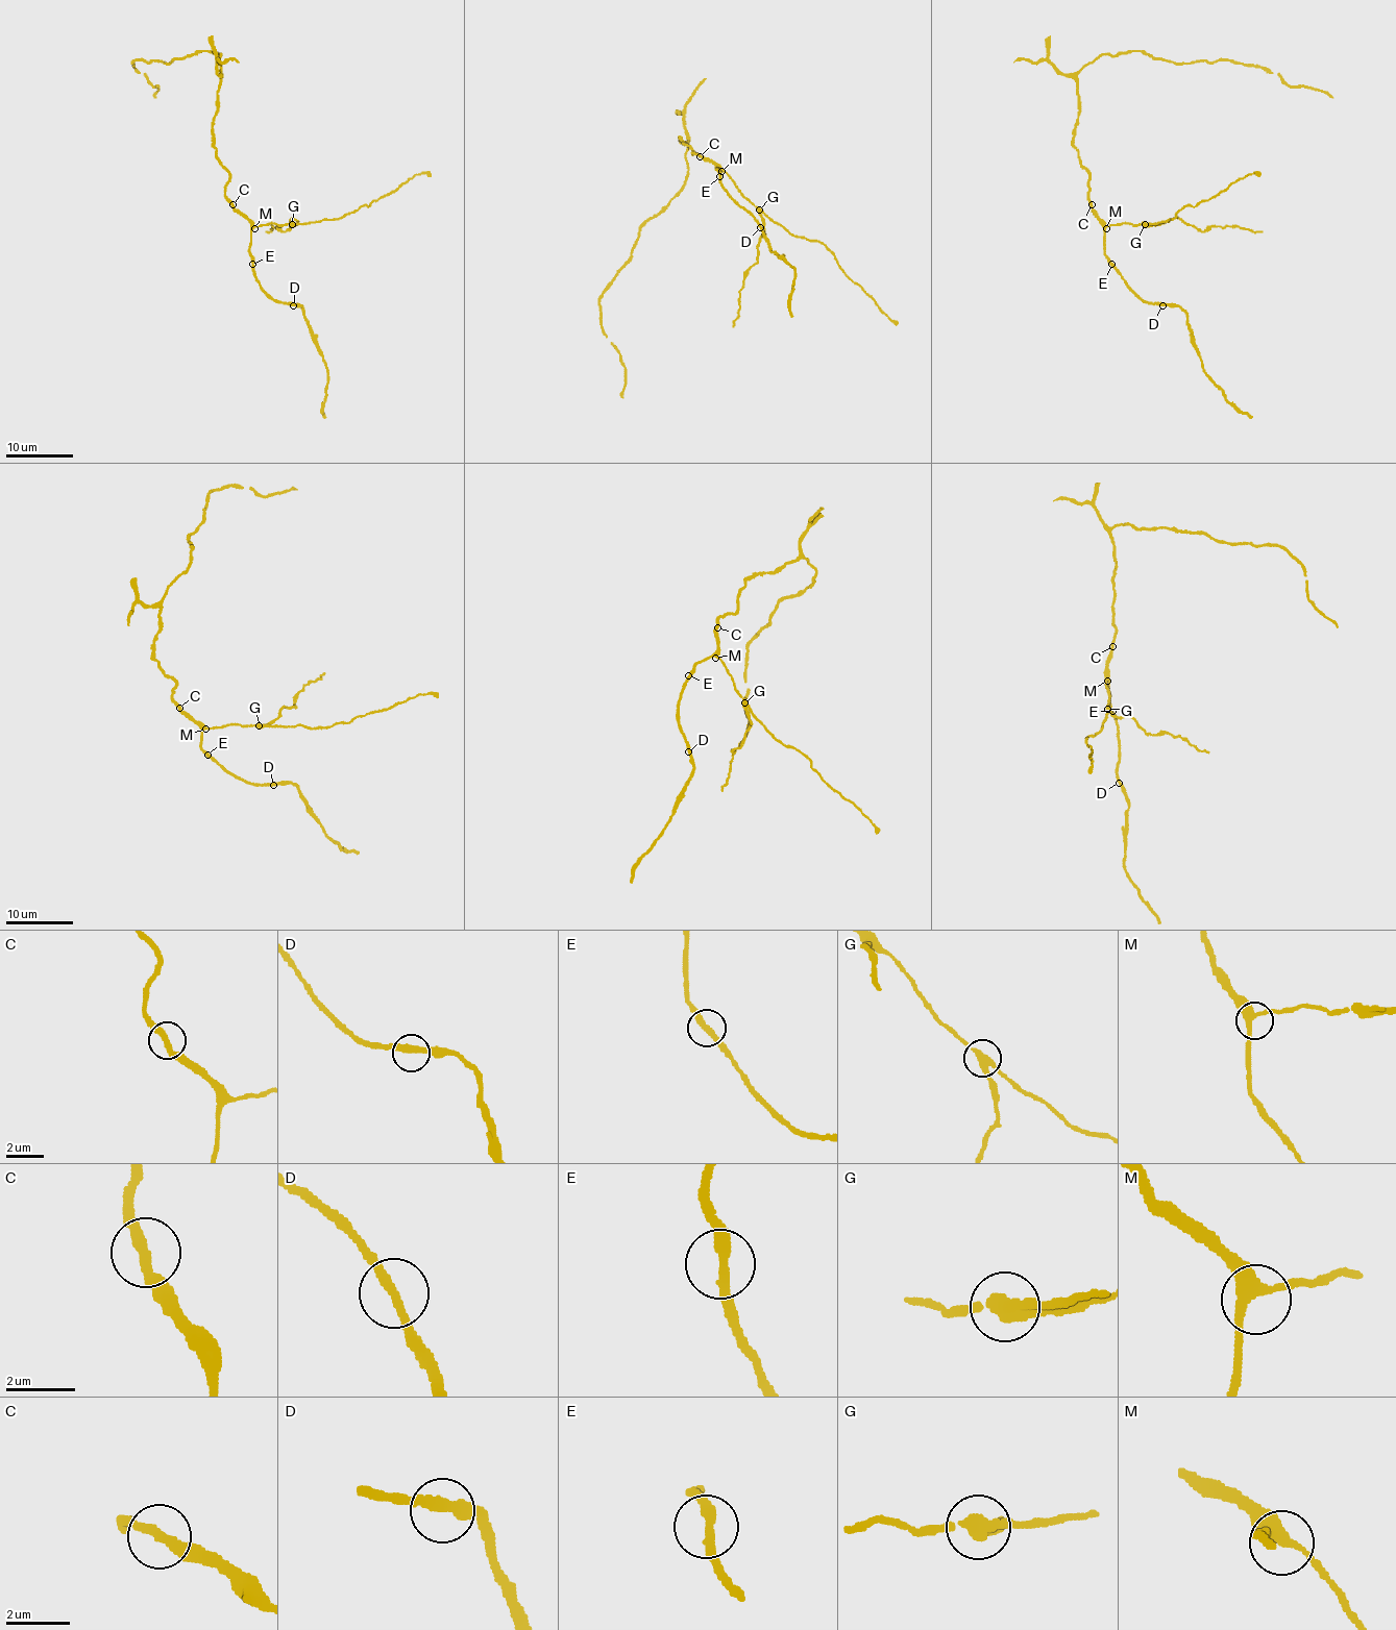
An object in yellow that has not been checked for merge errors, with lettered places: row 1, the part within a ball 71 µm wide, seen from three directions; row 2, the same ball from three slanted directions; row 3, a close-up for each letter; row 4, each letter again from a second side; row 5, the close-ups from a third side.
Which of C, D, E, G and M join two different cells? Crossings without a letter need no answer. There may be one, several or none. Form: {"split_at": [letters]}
{"split_at": ["G"]}

